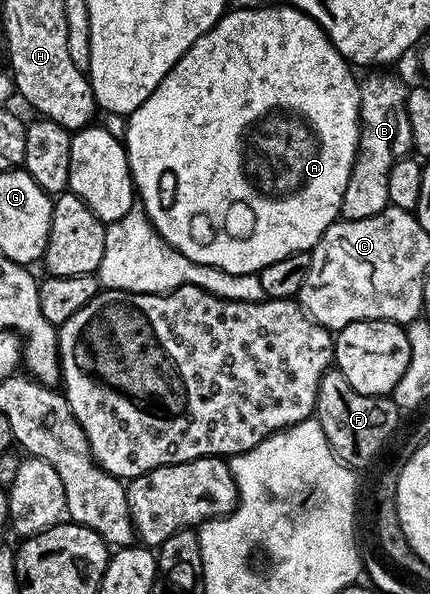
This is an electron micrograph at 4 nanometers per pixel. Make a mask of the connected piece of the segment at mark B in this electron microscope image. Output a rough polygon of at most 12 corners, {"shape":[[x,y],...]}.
{"shape":[[359,79],[360,143],[345,222],[388,207],[390,168],[412,150],[409,87]]}

